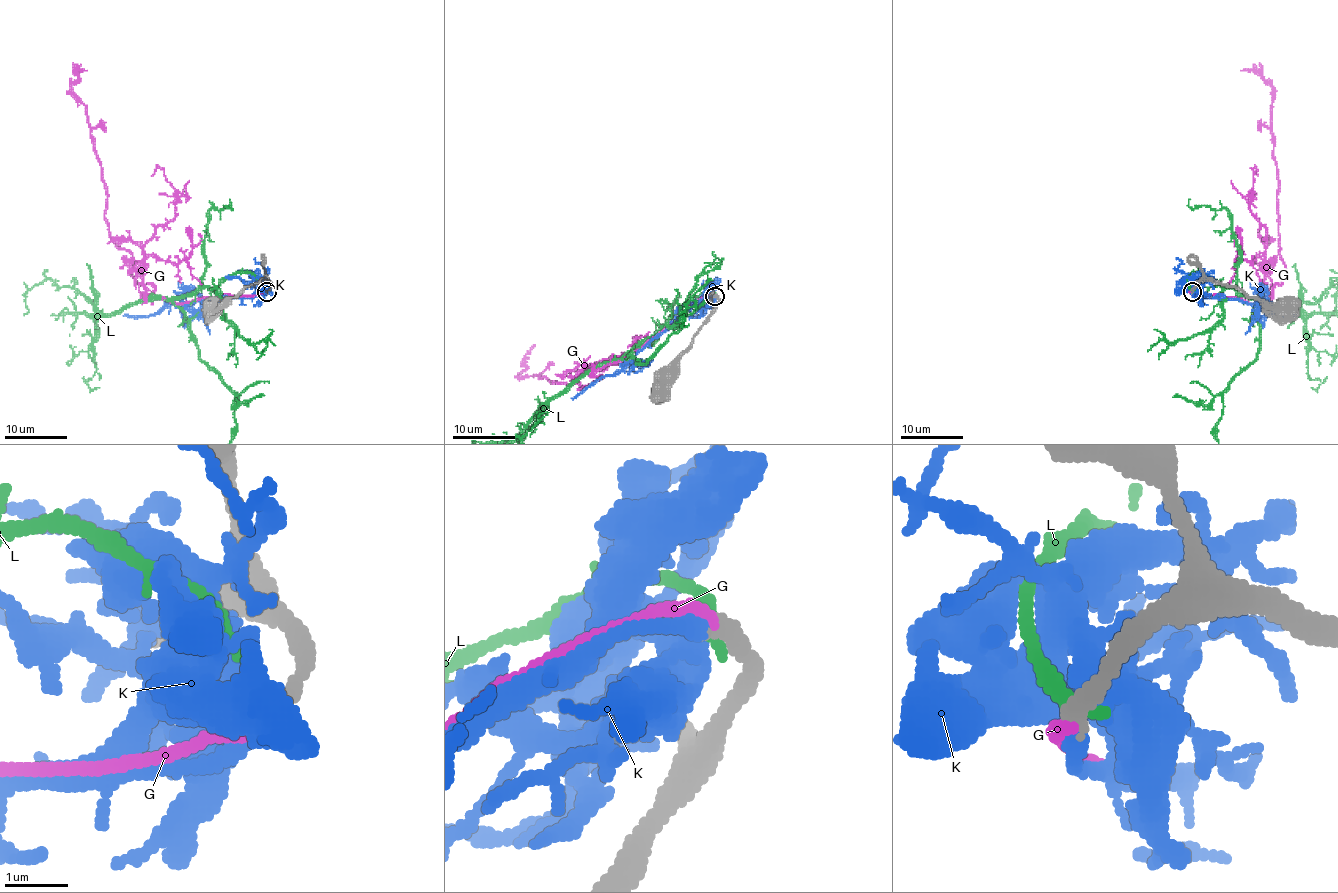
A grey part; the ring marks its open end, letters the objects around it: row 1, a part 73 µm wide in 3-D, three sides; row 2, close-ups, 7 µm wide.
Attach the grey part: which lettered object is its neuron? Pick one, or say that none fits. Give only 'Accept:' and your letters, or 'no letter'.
Accept: K

